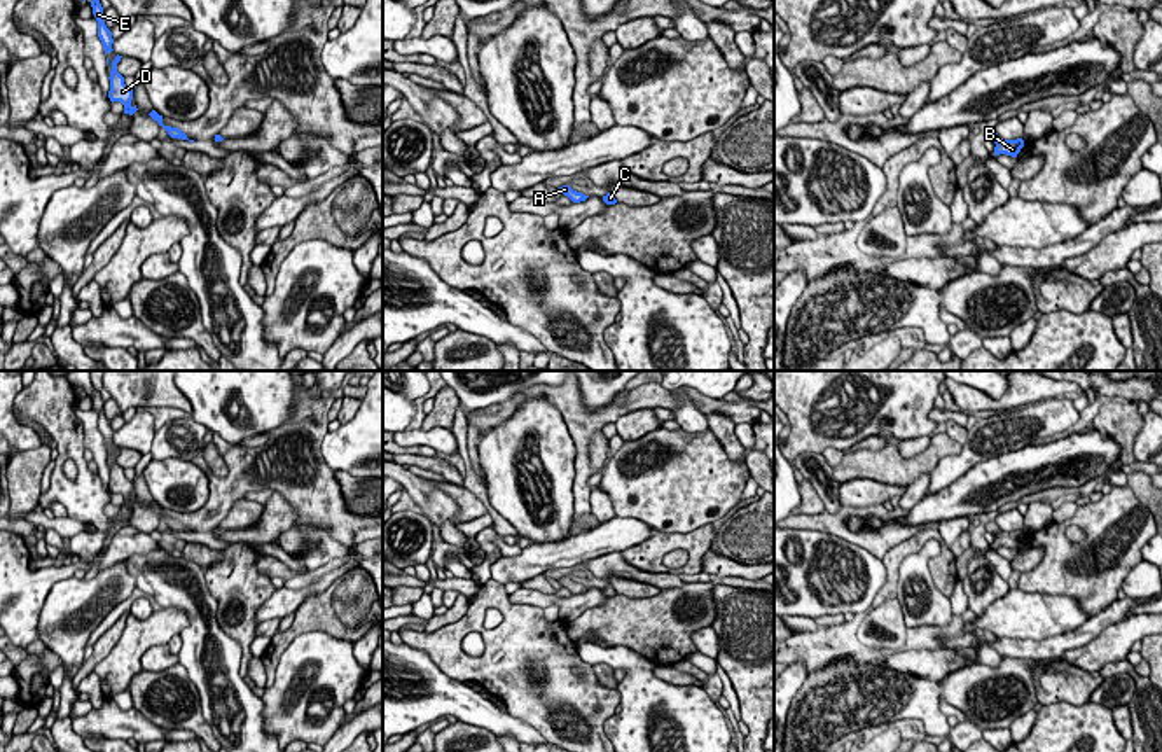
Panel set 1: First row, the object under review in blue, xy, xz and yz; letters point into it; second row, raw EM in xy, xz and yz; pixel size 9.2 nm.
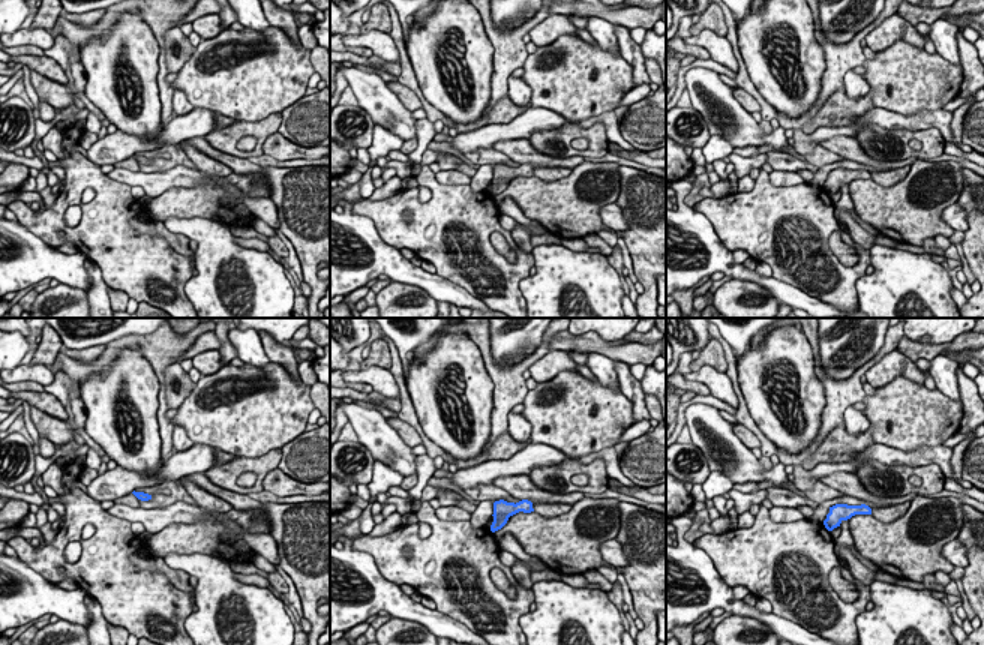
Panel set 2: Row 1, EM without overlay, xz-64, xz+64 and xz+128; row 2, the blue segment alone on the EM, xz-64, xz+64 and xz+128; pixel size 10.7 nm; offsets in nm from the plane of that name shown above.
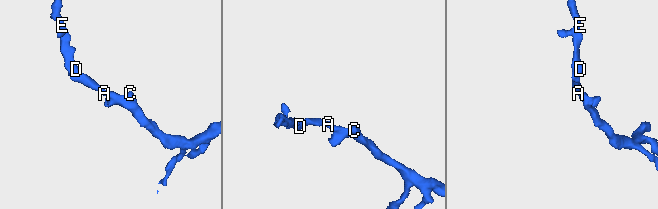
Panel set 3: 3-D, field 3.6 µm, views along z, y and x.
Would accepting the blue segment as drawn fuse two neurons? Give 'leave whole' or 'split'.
leave whole

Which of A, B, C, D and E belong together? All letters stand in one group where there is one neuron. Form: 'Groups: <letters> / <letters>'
Groups: A B C D E

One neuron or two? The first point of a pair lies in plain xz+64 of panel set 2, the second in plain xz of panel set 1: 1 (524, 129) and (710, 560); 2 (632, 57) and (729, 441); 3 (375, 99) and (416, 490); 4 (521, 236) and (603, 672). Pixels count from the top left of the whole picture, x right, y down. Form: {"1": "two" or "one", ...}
{"1": "two", "2": "one", "3": "one", "4": "one"}

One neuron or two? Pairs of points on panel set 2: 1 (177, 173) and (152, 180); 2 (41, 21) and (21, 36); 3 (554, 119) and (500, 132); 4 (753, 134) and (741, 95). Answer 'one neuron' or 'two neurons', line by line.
1: one neuron
2: two neurons
3: one neuron
4: two neurons

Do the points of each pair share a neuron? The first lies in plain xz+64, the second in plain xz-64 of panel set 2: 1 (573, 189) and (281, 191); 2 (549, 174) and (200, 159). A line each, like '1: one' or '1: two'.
1: two
2: one

